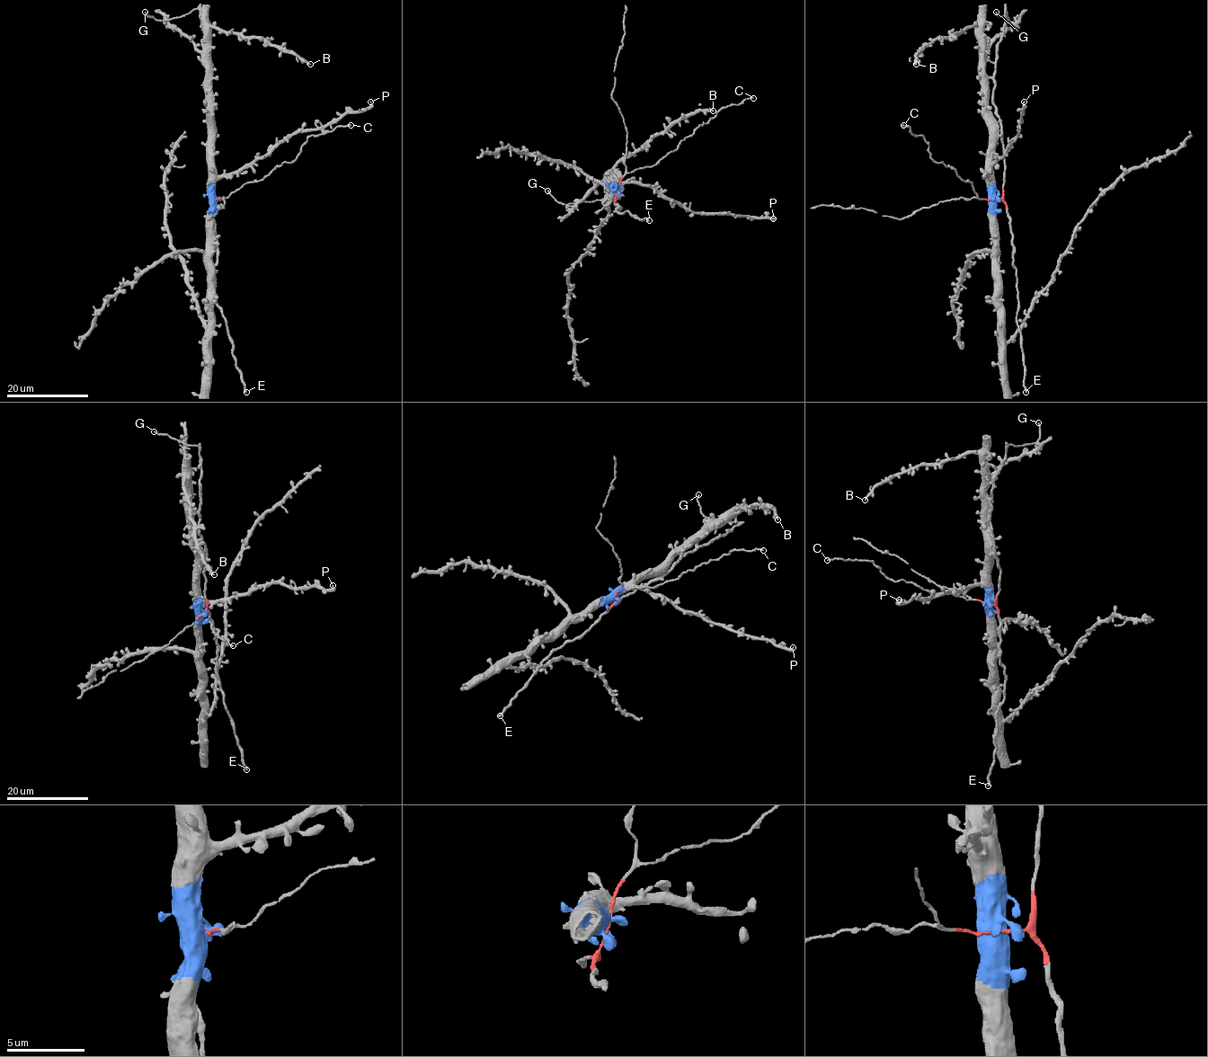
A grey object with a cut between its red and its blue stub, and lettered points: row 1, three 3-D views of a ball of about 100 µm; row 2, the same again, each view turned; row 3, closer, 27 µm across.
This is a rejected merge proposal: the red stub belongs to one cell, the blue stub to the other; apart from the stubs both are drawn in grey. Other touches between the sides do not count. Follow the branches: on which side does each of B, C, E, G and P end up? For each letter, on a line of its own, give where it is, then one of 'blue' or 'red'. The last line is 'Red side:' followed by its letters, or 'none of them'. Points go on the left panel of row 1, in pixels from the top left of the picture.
B: (310, 64) | blue
C: (350, 125) | red
E: (246, 392) | red
G: (145, 12) | red
P: (370, 102) | blue
Red side: C, E, G

